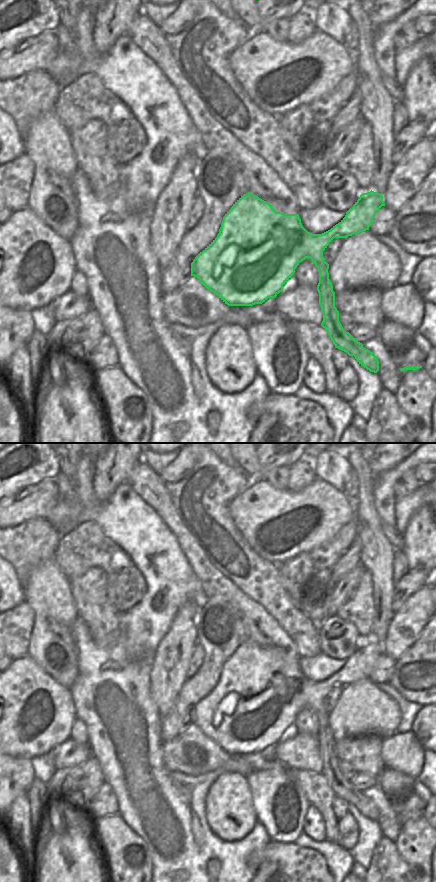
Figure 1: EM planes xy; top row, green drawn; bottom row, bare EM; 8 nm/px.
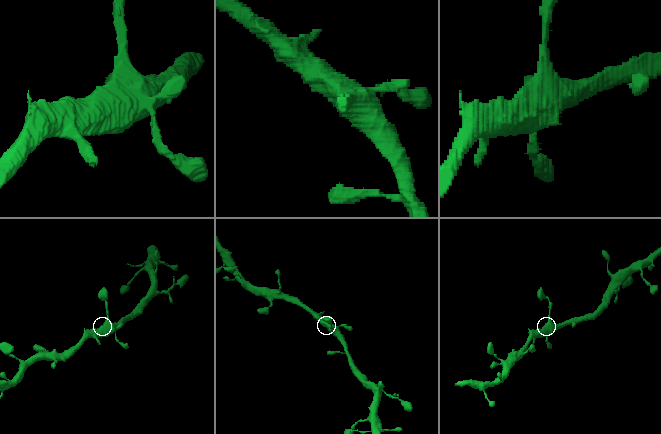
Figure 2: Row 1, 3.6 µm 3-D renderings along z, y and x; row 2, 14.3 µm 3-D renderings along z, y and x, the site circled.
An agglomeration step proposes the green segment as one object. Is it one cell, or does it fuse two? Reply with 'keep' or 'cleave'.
keep

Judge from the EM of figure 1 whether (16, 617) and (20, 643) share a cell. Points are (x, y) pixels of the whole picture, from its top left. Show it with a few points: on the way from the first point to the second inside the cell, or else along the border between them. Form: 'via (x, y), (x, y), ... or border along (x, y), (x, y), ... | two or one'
via (16, 623), (16, 637) | one

